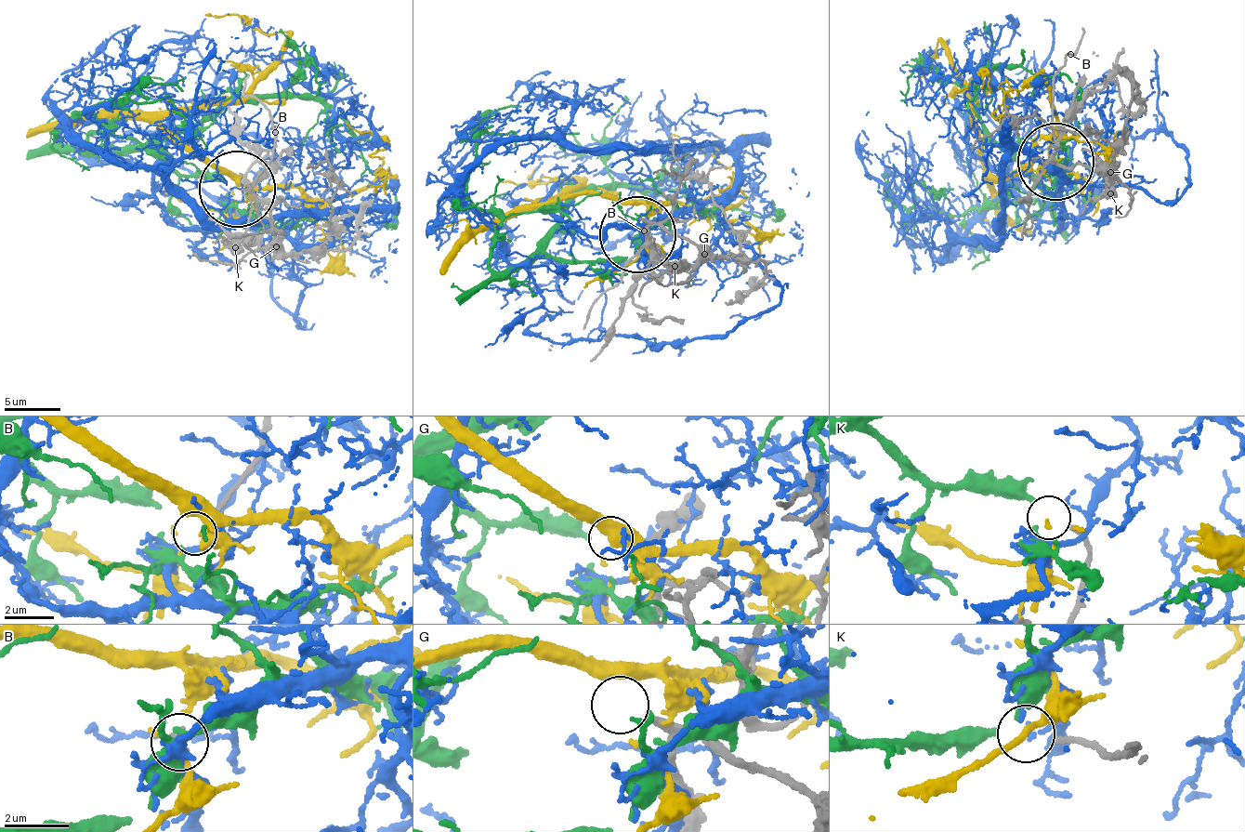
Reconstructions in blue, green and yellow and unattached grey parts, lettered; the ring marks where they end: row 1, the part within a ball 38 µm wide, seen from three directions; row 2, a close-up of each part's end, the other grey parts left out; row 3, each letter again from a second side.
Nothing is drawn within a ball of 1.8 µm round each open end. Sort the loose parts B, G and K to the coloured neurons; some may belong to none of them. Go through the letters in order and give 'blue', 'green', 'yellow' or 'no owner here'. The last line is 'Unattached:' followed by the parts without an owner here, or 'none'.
B: no owner here
G: no owner here
K: green
Unattached: B, G

